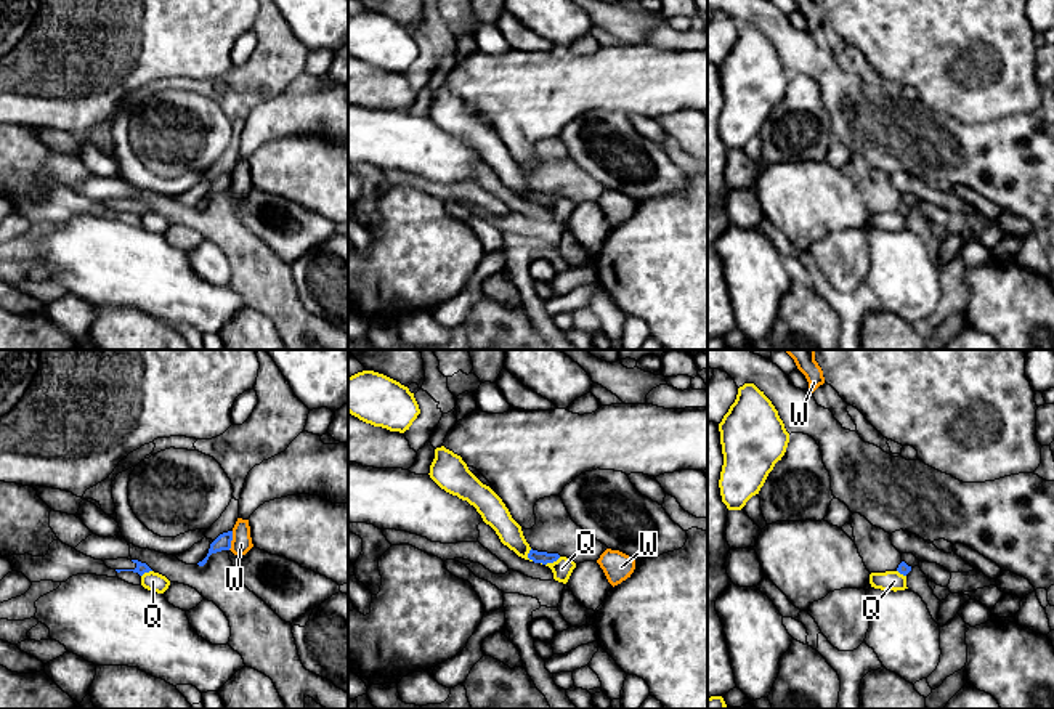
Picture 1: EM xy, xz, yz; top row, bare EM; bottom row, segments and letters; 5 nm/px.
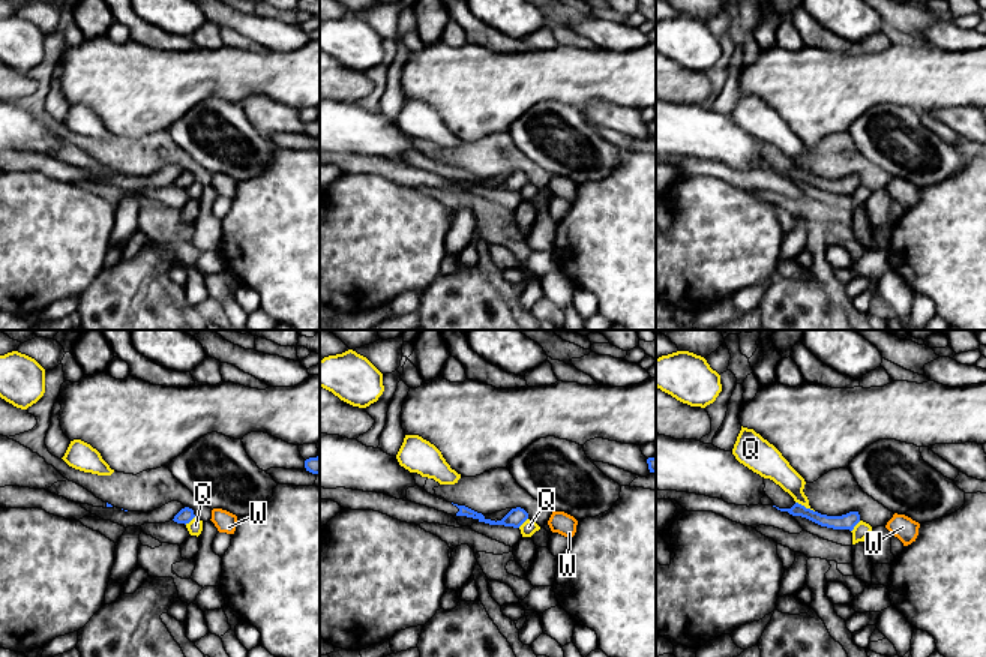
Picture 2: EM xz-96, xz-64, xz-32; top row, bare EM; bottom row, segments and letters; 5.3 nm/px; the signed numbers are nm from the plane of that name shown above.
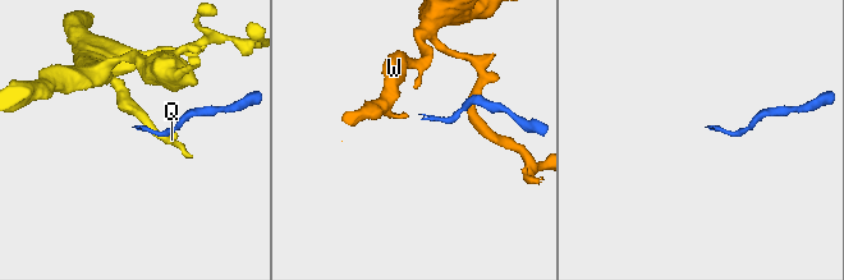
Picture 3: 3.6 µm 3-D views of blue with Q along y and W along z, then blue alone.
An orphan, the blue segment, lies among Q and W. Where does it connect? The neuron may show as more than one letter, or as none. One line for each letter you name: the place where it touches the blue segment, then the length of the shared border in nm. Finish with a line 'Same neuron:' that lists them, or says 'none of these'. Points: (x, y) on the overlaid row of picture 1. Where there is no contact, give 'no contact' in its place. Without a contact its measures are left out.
Same neuron: none of these

